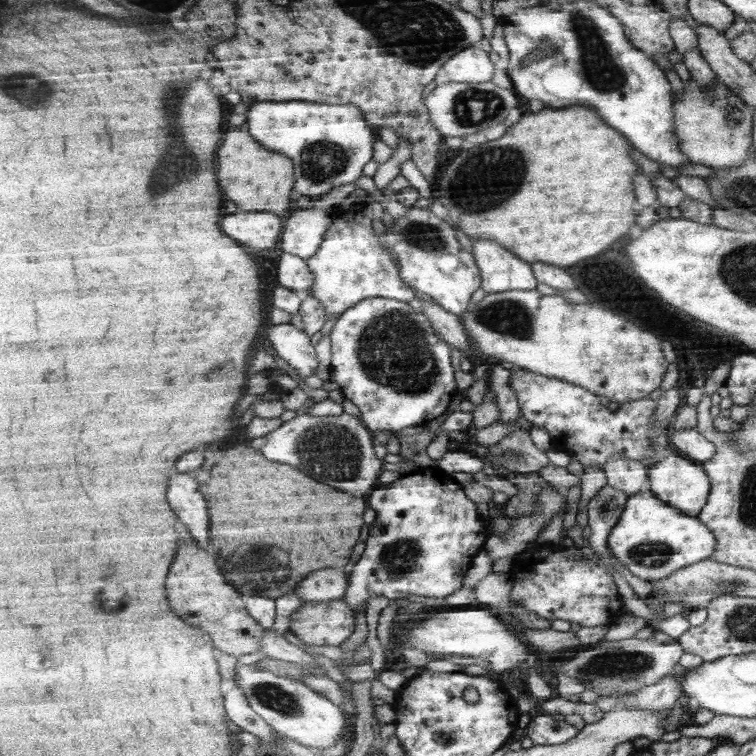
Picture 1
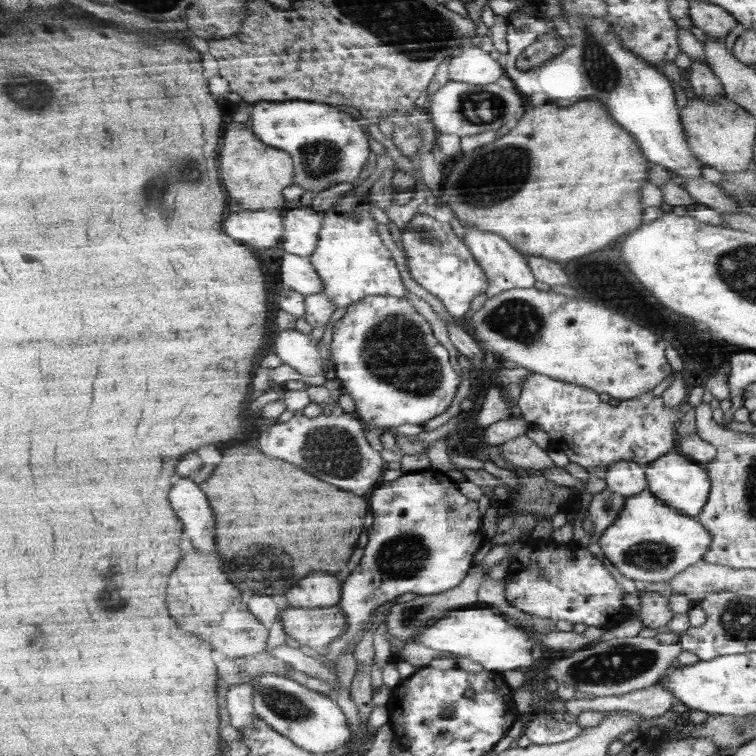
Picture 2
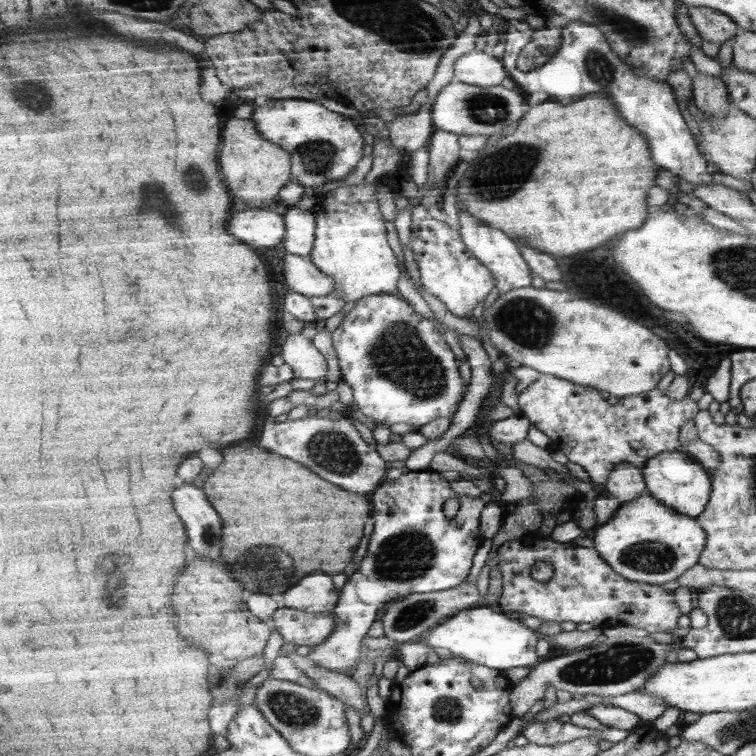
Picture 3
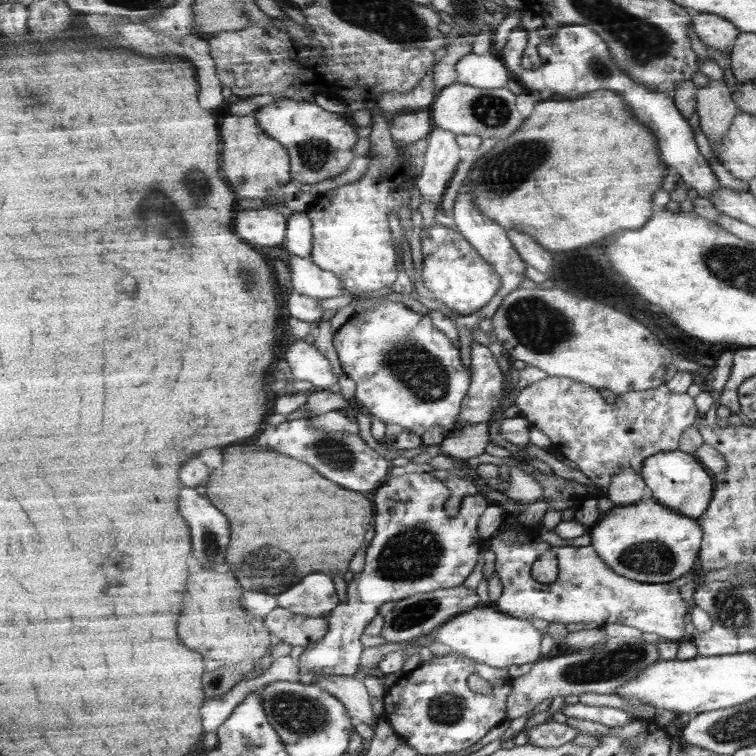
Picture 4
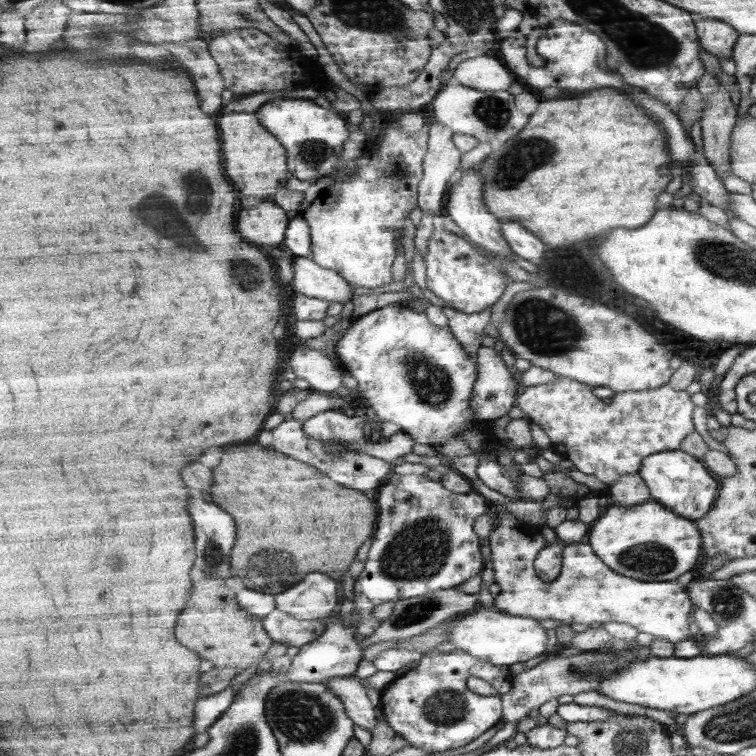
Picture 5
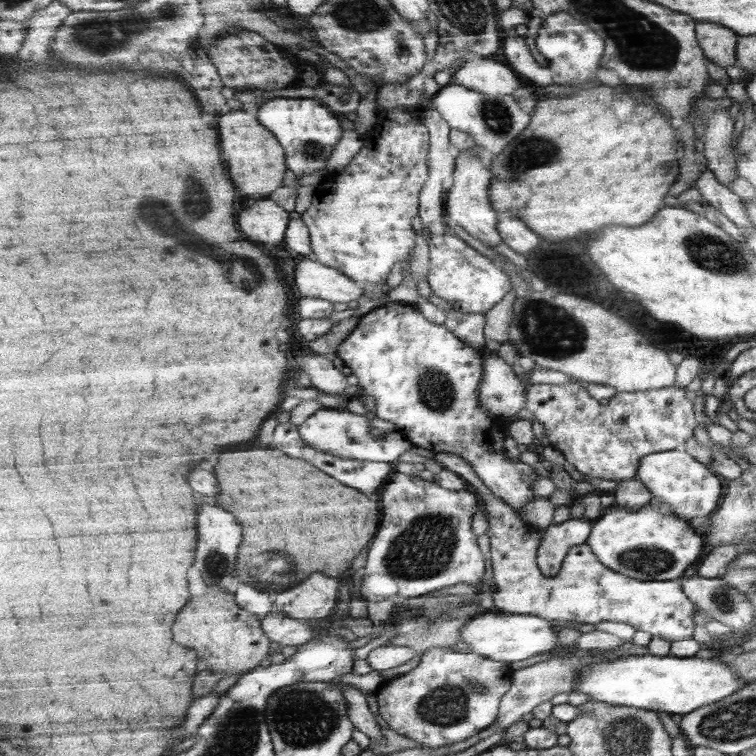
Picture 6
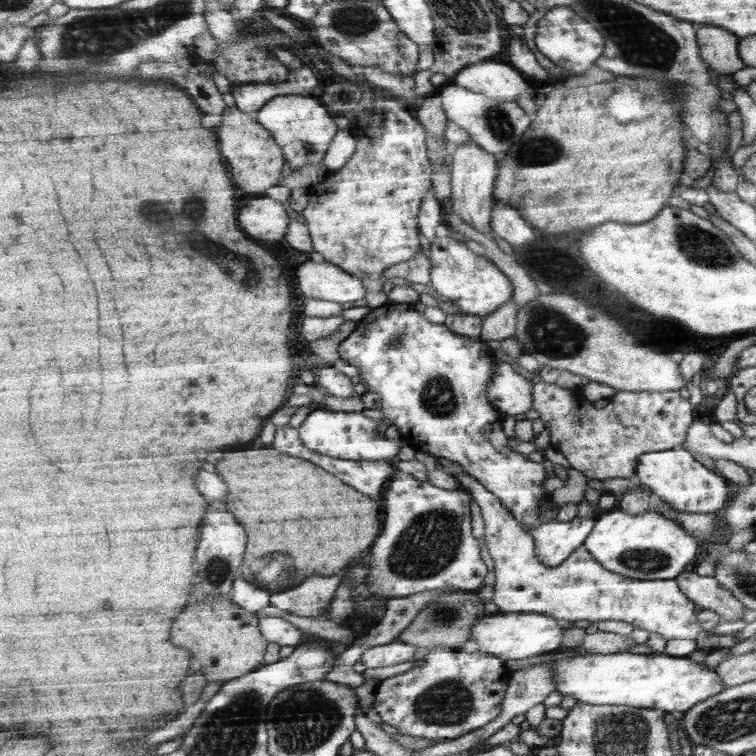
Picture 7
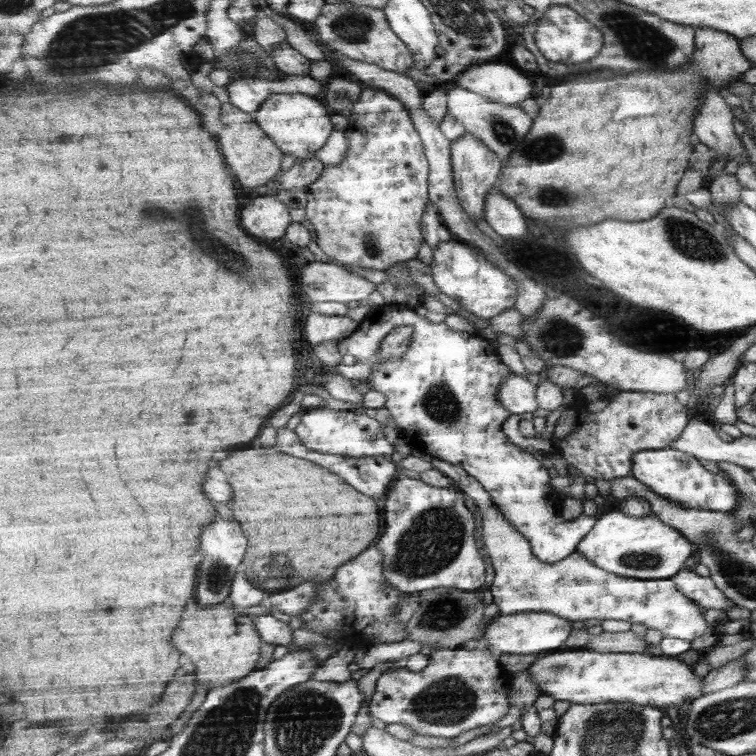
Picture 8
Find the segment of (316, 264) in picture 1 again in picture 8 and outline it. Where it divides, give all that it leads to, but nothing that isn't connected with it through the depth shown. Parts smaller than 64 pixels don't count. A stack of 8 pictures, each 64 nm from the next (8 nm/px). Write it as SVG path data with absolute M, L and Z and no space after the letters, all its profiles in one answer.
M369 86L346 118L347 152L339 164L325 164L321 178L307 187L306 218L314 227L317 244L333 262L351 268L383 270L417 258L424 241L423 220L429 210L430 162L409 111L403 104Z

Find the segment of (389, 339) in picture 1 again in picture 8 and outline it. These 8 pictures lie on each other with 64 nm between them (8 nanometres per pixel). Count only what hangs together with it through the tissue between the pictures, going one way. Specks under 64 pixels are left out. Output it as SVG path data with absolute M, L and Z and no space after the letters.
M395 302L376 306L369 311L361 320L357 332L339 341L339 350L343 356L351 354L357 363L377 362L381 344L399 326L413 328L411 347L407 349L407 353L399 357L377 363L373 376L367 380L367 383L386 397L384 407L398 425L401 437L412 449L455 466L461 466L461 469L479 480L491 494L503 517L513 523L517 531L531 541L533 553L543 562L561 562L569 558L570 554L576 553L580 542L593 530L598 519L589 515L573 521L565 519L561 514L561 494L551 487L552 478L547 468L532 453L525 452L513 443L505 433L503 427L505 421L514 415L505 408L501 398L497 398L497 393L513 372L497 356L497 348L493 346L493 340L483 338L479 333L471 334L471 332L453 330L445 322L430 322L425 315L419 316L415 309L407 304Z

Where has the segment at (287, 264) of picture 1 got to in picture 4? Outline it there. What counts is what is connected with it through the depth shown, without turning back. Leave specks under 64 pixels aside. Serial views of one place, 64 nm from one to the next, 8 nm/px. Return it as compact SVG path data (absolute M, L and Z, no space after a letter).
M289 258L292 290L317 299L328 299L345 294L345 288L337 274L323 270L311 258Z

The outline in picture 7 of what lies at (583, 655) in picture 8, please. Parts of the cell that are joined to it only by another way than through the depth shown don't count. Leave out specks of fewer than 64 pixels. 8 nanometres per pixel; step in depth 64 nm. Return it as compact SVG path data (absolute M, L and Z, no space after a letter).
M591 653L553 660L551 665L557 671L557 691L563 696L572 696L577 702L594 705L655 708L682 715L696 704L701 704L726 689L716 668L709 670L705 664L687 657L679 658L661 653Z

